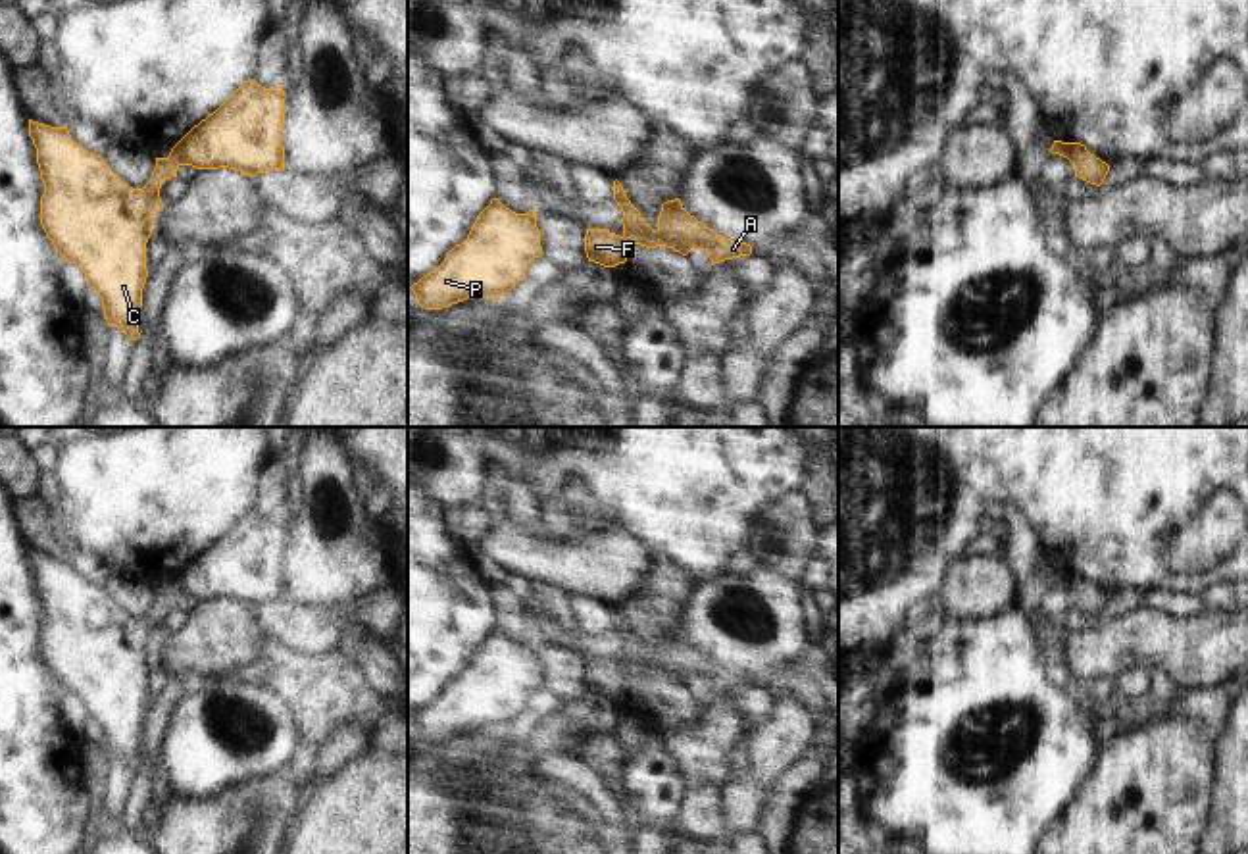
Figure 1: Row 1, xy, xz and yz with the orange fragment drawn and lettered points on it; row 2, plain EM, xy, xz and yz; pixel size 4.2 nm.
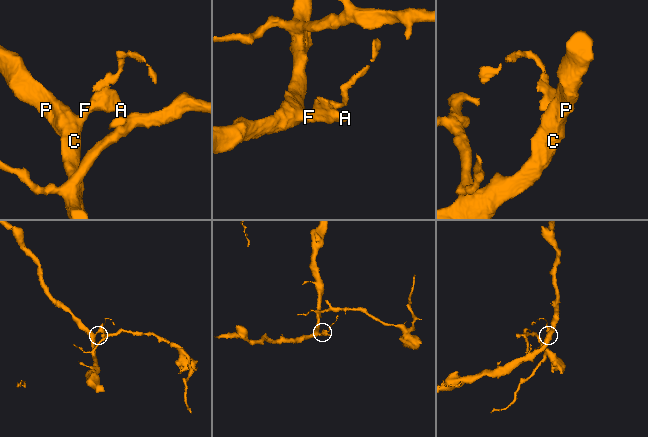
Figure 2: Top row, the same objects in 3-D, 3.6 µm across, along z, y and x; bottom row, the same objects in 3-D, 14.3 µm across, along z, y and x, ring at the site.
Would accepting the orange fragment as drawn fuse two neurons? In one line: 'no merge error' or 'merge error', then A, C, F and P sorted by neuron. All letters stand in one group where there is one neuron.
no merge error; A C F P

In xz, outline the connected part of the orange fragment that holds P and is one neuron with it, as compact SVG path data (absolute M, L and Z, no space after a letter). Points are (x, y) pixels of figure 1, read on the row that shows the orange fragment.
M492 198L467 239L410 289L425 310L442 310L467 298L500 298L525 279L525 267L540 254L537 212L515 214Z

